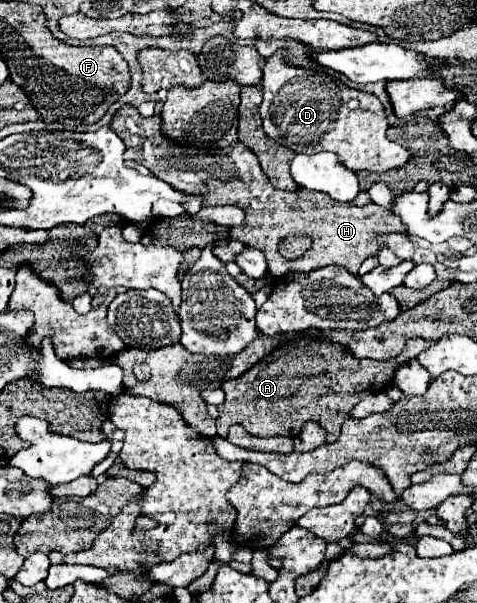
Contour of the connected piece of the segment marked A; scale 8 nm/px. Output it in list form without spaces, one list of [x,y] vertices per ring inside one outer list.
[[[302,333],[294,341],[286,341],[276,347],[276,353],[258,361],[242,377],[222,383],[226,393],[224,405],[218,407],[220,417],[216,419],[218,435],[226,437],[230,423],[242,423],[244,429],[256,437],[286,435],[296,437],[300,425],[308,419],[318,421],[326,427],[326,441],[334,443],[340,437],[340,427],[348,417],[350,409],[362,401],[368,393],[384,391],[394,381],[394,371],[400,359],[414,359],[414,355],[432,345],[432,341],[410,339],[406,349],[388,361],[358,359],[346,345],[334,345],[332,341],[322,341],[318,333]]]

